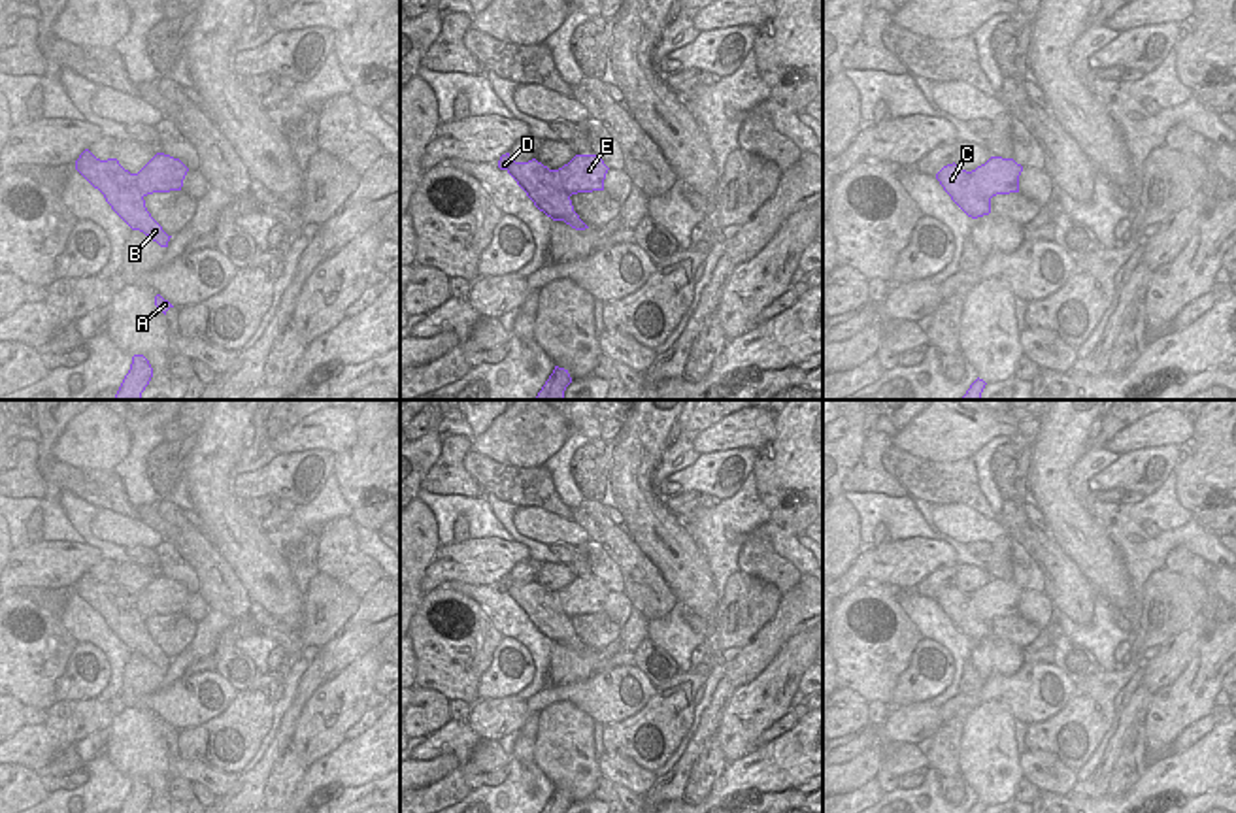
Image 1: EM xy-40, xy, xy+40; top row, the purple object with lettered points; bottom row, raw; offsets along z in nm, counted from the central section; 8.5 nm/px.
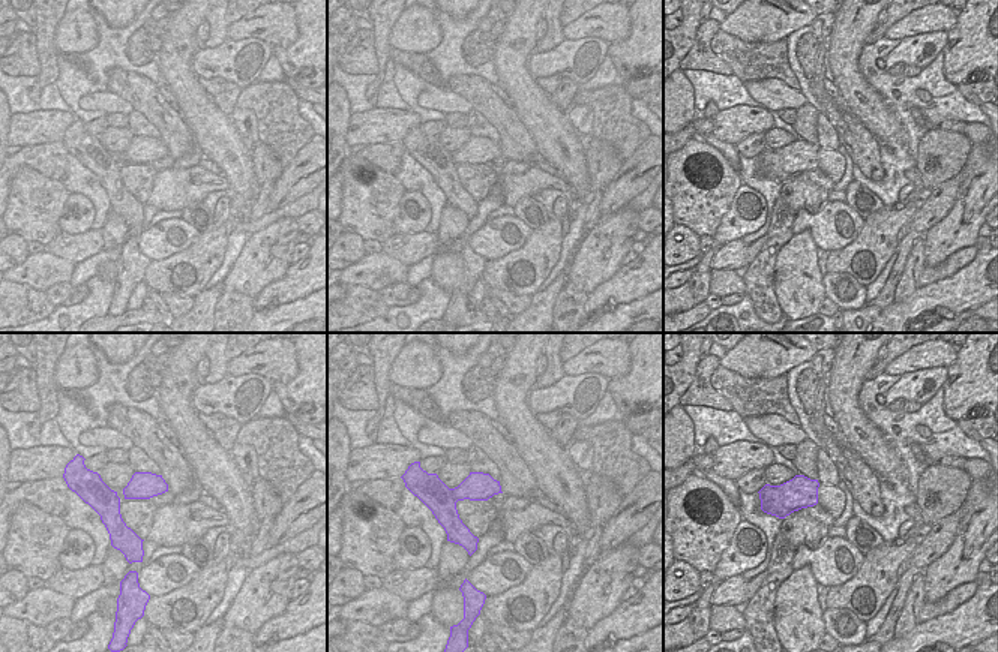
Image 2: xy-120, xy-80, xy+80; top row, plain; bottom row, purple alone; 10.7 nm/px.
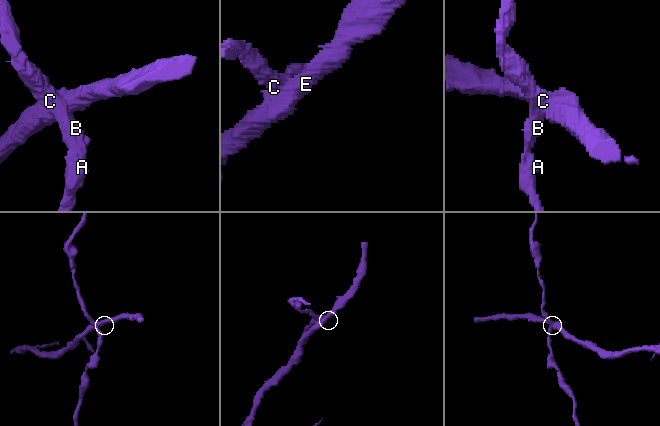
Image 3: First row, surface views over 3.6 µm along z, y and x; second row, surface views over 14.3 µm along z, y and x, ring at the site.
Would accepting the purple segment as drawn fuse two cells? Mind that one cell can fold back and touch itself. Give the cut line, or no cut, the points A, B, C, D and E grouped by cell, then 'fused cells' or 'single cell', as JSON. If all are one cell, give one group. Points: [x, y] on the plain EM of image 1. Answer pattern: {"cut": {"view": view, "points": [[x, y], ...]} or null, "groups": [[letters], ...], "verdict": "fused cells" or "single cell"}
{"cut": {"view": "xy+40", "points": [[968, 595], [974, 610], [989, 623]]}, "groups": [["A", "B", "C", "D"], ["E"]], "verdict": "fused cells"}

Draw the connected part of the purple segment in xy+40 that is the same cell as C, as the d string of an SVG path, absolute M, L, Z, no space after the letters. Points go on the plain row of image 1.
M955 585L944 589L936 596L936 602L968 639L977 641L991 636L991 622L977 615L970 594L959 590Z

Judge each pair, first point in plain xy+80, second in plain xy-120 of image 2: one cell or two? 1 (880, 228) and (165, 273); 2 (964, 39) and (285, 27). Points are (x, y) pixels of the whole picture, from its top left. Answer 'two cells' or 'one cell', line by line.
1: one cell
2: two cells

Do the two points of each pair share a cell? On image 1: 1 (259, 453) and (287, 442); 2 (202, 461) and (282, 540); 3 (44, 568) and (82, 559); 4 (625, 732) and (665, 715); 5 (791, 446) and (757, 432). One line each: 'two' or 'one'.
1: two
2: two
3: one
4: one
5: two

